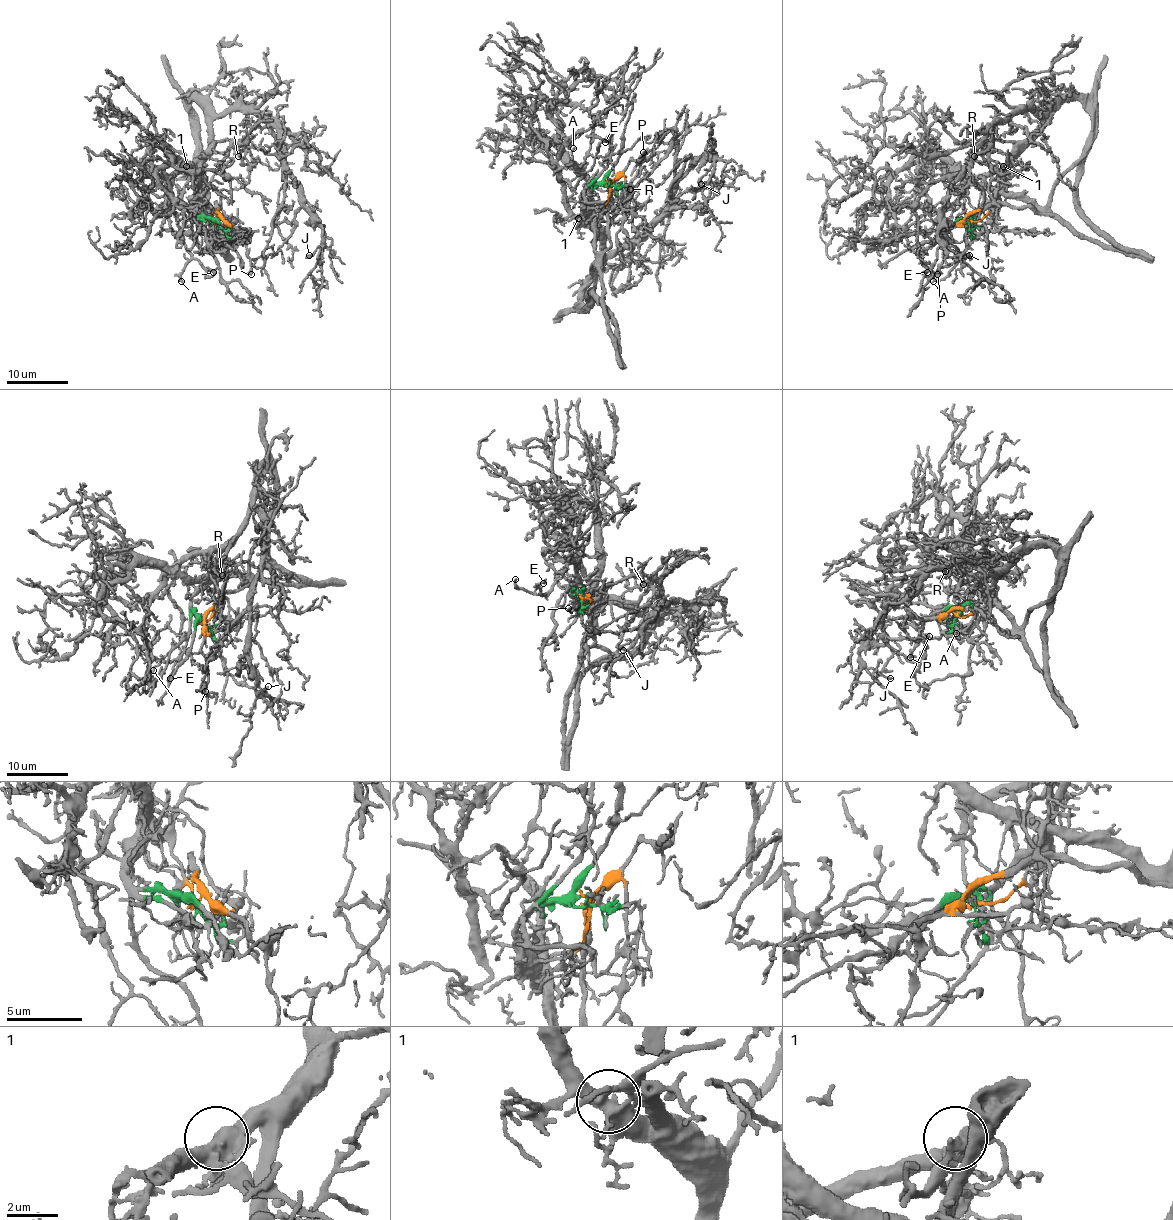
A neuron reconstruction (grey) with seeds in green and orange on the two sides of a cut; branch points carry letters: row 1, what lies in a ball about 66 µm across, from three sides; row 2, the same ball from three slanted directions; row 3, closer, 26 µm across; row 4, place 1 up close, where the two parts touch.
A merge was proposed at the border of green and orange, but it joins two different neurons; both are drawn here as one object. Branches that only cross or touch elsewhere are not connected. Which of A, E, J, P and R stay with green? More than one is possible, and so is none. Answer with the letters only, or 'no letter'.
A, E, J, R

